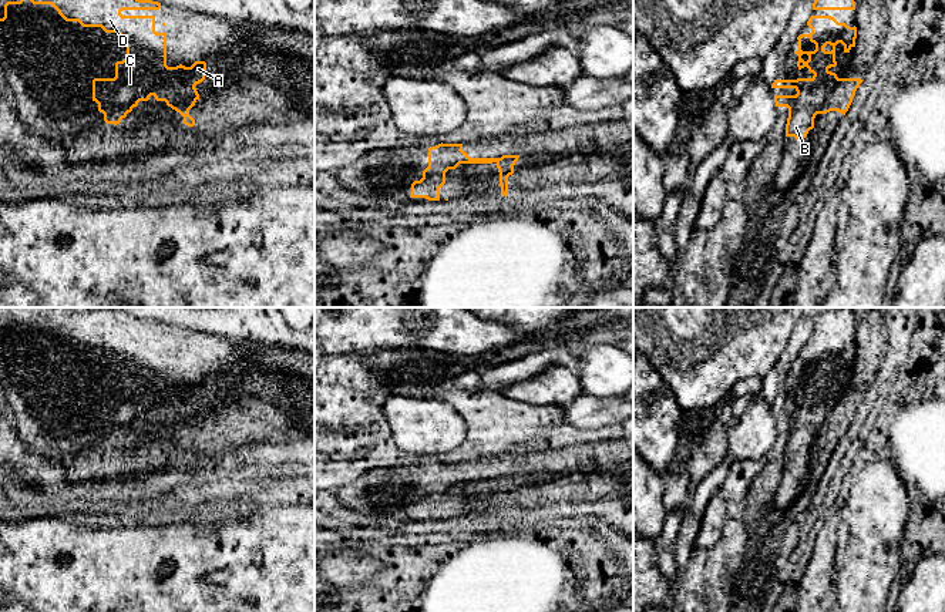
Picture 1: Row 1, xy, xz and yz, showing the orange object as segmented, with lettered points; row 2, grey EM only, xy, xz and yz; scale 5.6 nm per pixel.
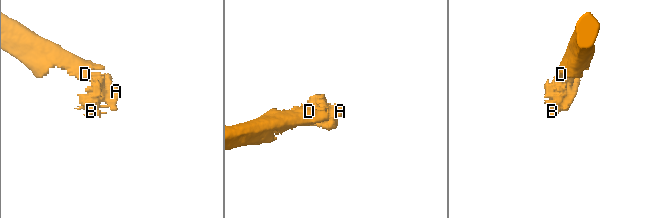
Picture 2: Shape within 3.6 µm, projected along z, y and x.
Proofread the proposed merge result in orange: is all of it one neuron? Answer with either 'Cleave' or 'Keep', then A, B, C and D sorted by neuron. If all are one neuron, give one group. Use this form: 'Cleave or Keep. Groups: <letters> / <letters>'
Keep. Groups: A B C D

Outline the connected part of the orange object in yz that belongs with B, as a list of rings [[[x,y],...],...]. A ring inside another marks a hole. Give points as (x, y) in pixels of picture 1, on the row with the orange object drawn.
[[[811,16],[807,21],[810,34],[800,34],[798,70],[807,67],[814,75],[811,78],[774,80],[771,88],[794,88],[796,95],[774,95],[776,107],[787,107],[788,118],[786,137],[801,141],[814,128],[817,114],[838,111],[845,115],[861,78],[838,78],[830,68],[837,65],[835,46],[841,43],[844,53],[855,47],[857,27],[838,23],[831,16]],[[808,37],[815,44],[814,51],[801,50],[801,38]]]

